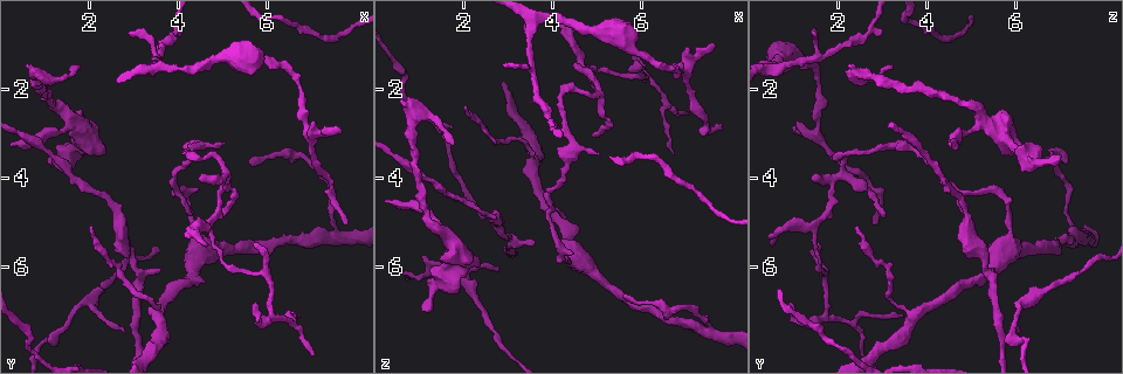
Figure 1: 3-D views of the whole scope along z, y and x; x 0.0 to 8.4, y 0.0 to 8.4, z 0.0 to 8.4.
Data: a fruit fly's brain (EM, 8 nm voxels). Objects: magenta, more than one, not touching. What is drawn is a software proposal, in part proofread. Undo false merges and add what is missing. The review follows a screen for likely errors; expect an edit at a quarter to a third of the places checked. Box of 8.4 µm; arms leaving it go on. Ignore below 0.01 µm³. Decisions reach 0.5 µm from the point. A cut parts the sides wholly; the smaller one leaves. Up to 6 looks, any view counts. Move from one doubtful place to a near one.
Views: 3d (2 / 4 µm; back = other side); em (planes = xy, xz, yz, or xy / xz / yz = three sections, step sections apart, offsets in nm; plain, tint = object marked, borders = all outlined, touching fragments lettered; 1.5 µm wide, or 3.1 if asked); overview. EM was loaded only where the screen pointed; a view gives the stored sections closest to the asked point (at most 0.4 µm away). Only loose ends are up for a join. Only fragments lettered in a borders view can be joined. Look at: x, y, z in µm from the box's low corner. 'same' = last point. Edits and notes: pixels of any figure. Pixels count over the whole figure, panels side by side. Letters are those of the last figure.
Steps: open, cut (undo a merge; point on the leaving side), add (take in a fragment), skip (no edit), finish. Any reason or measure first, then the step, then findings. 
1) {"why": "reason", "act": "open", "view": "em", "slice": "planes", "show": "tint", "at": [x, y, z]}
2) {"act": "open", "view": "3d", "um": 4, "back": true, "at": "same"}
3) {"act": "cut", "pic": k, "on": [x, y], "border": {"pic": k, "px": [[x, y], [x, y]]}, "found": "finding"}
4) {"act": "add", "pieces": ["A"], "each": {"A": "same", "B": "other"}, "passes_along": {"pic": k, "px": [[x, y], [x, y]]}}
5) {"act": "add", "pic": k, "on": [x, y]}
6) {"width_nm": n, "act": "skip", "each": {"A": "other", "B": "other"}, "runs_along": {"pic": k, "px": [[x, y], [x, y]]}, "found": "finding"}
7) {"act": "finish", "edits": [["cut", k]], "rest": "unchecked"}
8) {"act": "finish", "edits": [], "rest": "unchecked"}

{"why": "three arms meet", "act": "open", "view": "3d", "um": 4, "at": [3.50, 7.10, 3.65]}

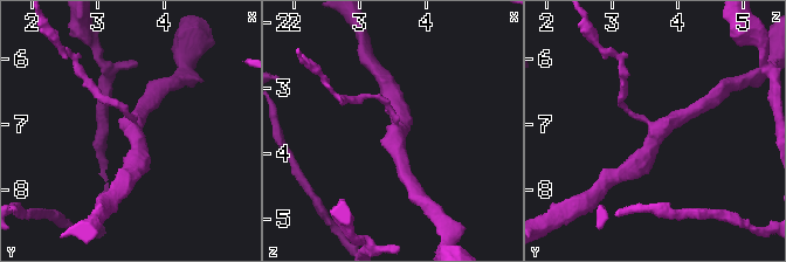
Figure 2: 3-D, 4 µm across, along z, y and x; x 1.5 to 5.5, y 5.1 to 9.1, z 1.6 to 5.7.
{"arms": 3, "act": "open", "view": "em", "slice": "planes", "show": "tint", "at": [3.55, 7.10, 3.70]}

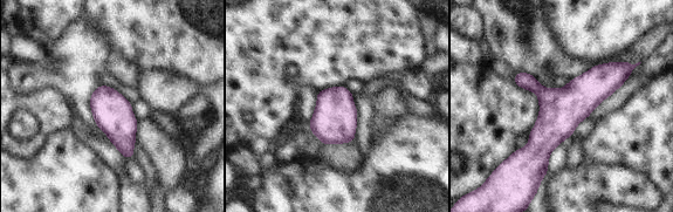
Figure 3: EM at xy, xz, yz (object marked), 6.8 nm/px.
{"act": "open", "view": "em", "slice": "planes", "show": "borders", "at": "same"}

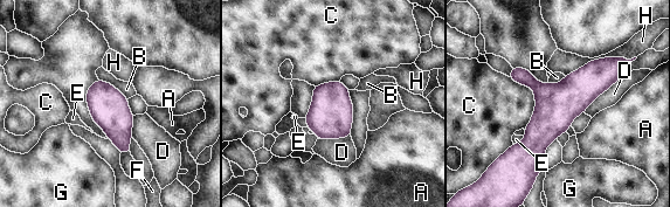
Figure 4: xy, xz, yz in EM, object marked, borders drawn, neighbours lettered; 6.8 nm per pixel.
{"longest_contact_nm": ["H", 420], "act": "skip", "each": {"A": "other", "B": "other", "C": "other", "D": "other", "E": "other", "F": "other", "G": "other", "H": "other"}, "border": {"pic": 4, "px": [[98, 78], [111, 83], [128, 98]]}, "found": "all the same neuron"}

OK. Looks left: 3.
{"act": "open", "view": "em", "slice": "planes", "show": "borders", "at": [2.00, 5.05, 2.40]}

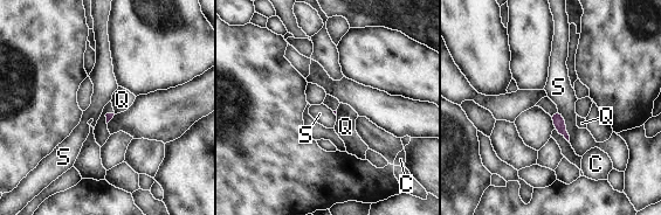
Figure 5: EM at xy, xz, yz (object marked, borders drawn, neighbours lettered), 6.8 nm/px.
{"longest_contact_nm": ["S", 240], "act": "skip", "each": {"C": "other", "Q": "other", "S": "other"}, "border": {"pic": 5, "px": [[558, 110], [570, 141]]}, "found": "none of them fits"}

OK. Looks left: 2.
{"why": "branch stops here", "act": "open", "view": "3d", "um": 2, "at": [5.60, 3.70, 6.70]}

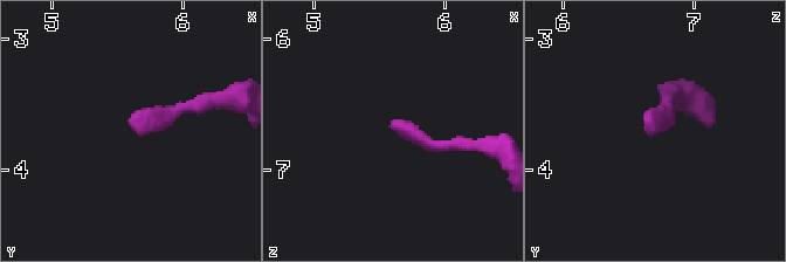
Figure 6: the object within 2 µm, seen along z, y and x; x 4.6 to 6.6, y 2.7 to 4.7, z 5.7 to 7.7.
{"act": "open", "view": "em", "slice": "planes", "show": "borders", "at": [5.58, 3.68, 6.66]}

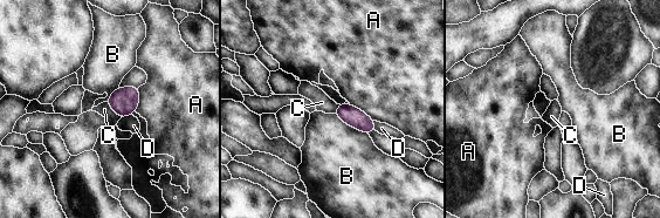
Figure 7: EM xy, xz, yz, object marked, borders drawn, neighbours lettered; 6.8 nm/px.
{"width_nm": 130, "act": "skip", "each": {"A": "other", "B": "other", "C": "other", "D": "other"}, "border": {"pic": 7, "px": [[107, 102], [121, 117]]}, "found": "none of them fits"}

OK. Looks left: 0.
{"act": "finish", "edits": [], "rest": "unchecked"}

